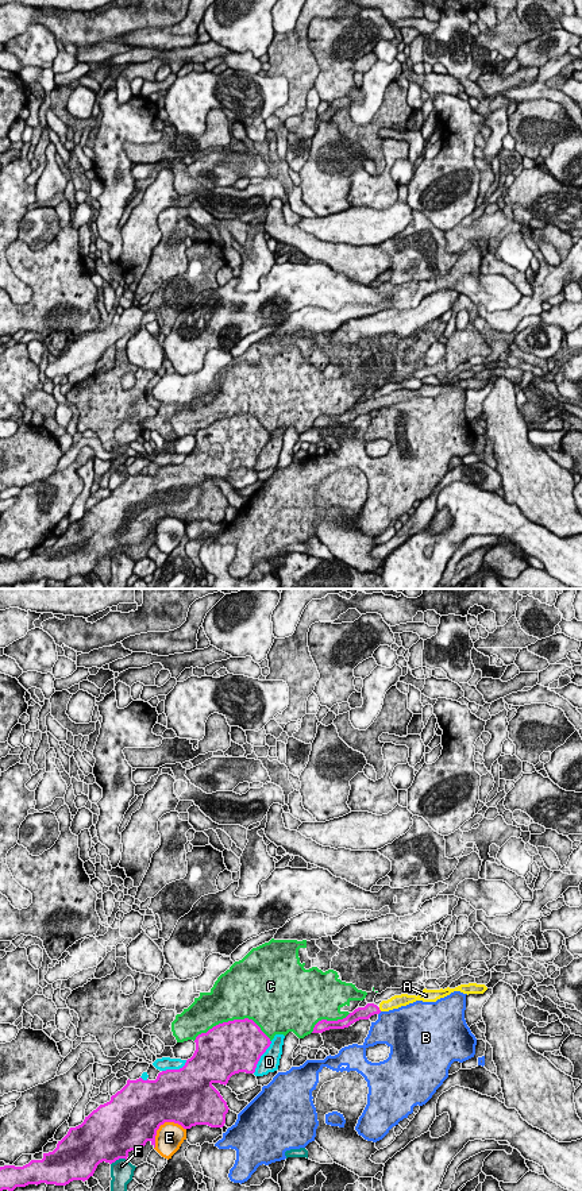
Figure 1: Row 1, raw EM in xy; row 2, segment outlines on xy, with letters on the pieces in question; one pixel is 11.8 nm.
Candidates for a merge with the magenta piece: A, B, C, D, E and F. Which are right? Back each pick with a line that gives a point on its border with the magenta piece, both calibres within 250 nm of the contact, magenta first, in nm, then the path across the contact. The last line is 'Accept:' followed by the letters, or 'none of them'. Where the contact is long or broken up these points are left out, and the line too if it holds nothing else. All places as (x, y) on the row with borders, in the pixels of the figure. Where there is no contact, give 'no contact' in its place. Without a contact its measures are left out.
A: meets magenta in xy at (378, 1009); 160 nm thick on the magenta side, 160 nm on the other; runs through xy (370, 1009), (378, 1009), (397, 1001)
Accept: A

